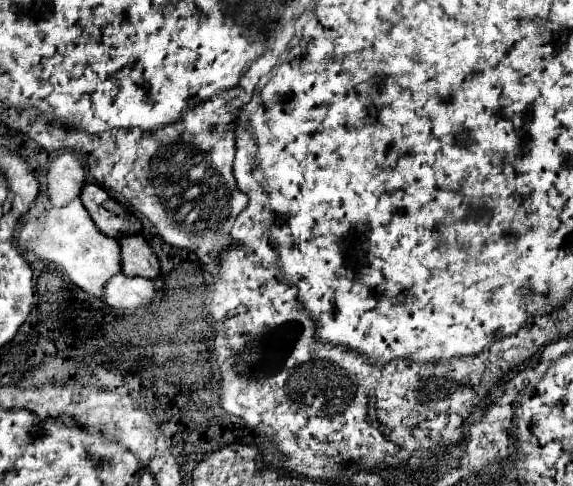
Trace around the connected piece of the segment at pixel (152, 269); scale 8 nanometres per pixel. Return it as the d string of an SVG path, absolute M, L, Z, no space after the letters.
M129 235L121 241L123 273L127 277L149 277L155 279L161 271L159 259L153 253L153 247L141 235Z

